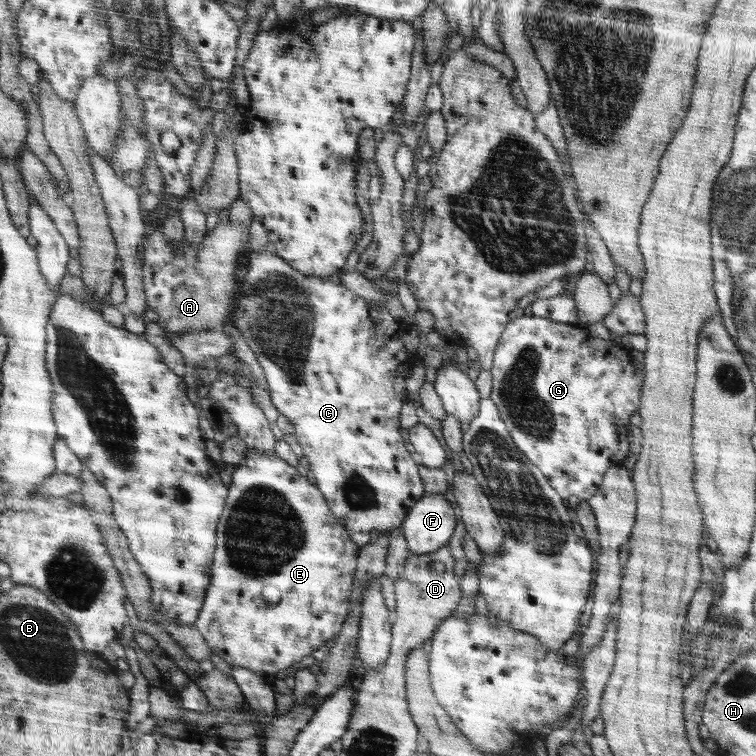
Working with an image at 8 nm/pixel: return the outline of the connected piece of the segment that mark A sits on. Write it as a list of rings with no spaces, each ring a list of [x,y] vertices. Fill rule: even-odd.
[[[219,221],[214,231],[207,232],[198,246],[183,240],[176,248],[178,251],[174,251],[169,240],[165,239],[159,223],[149,226],[140,247],[148,308],[156,311],[160,320],[166,321],[164,330],[172,334],[210,331],[214,326],[222,326],[220,320],[233,311],[228,304],[235,303],[230,298],[236,290],[234,272],[246,262],[251,251],[249,228],[235,222]]]

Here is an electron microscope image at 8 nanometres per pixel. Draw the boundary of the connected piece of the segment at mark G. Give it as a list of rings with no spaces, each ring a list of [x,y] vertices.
[[[523,315],[511,320],[510,324],[506,325],[505,334],[501,335],[499,346],[495,351],[491,373],[493,389],[490,400],[498,407],[501,419],[506,423],[516,446],[541,469],[546,477],[549,477],[549,483],[554,484],[554,488],[567,503],[587,501],[592,498],[594,492],[598,492],[598,486],[604,482],[605,472],[612,467],[612,460],[616,460],[616,454],[620,452],[620,438],[624,436],[630,416],[639,410],[641,404],[644,374],[634,364],[634,360],[630,360],[630,356],[624,350],[618,350],[618,348],[614,350],[610,339],[594,338],[586,330],[580,330],[580,326],[553,321],[546,317]]]

